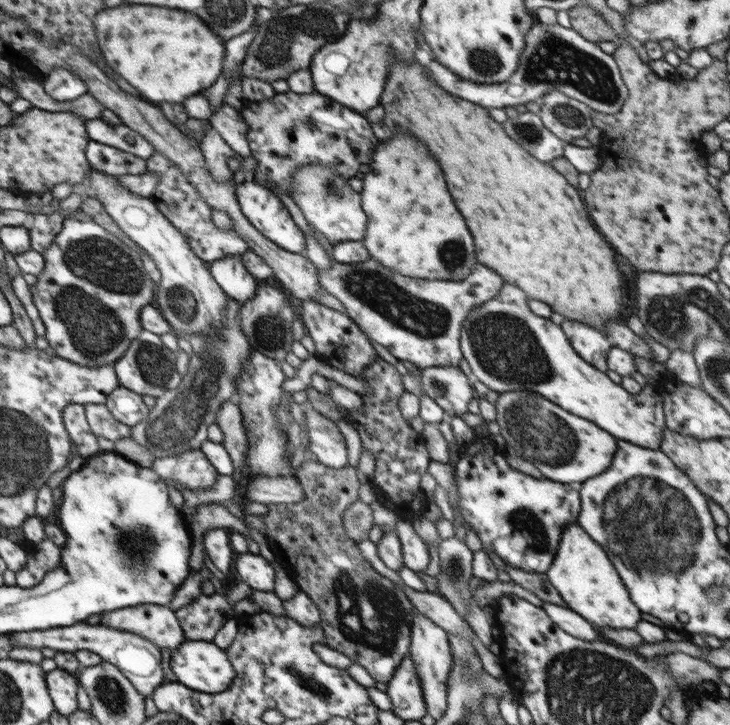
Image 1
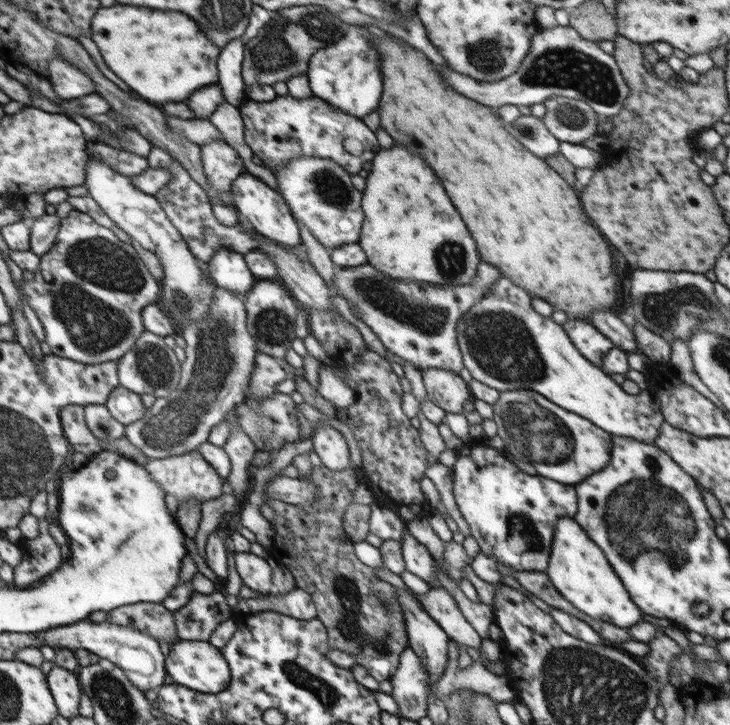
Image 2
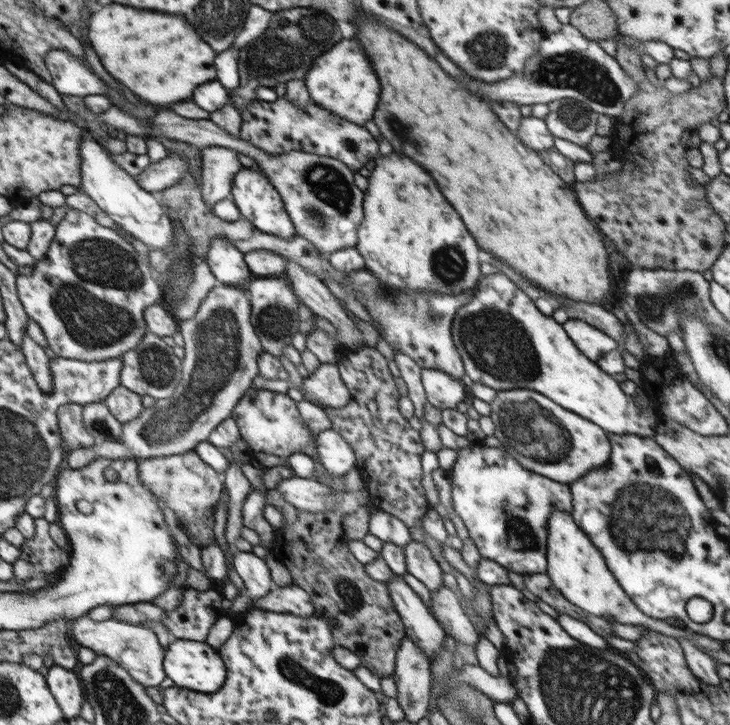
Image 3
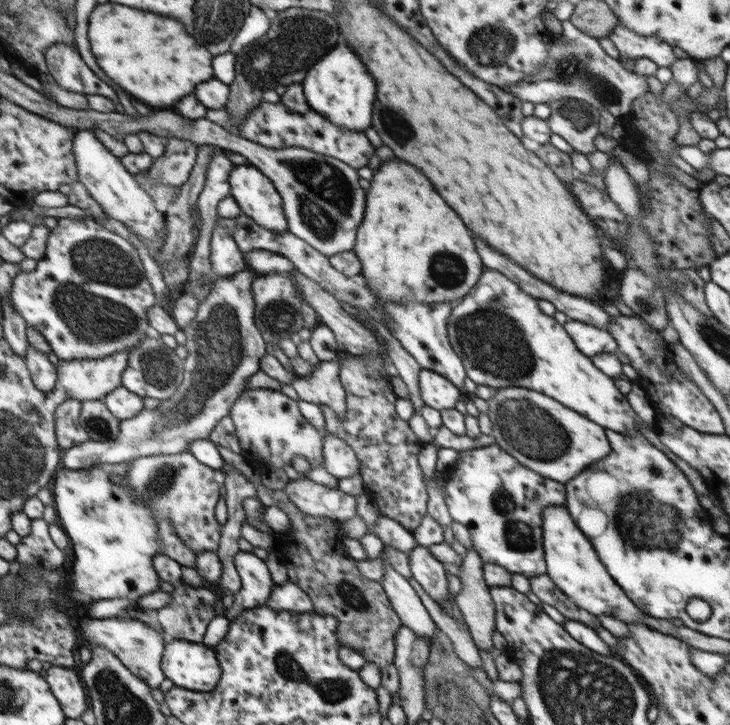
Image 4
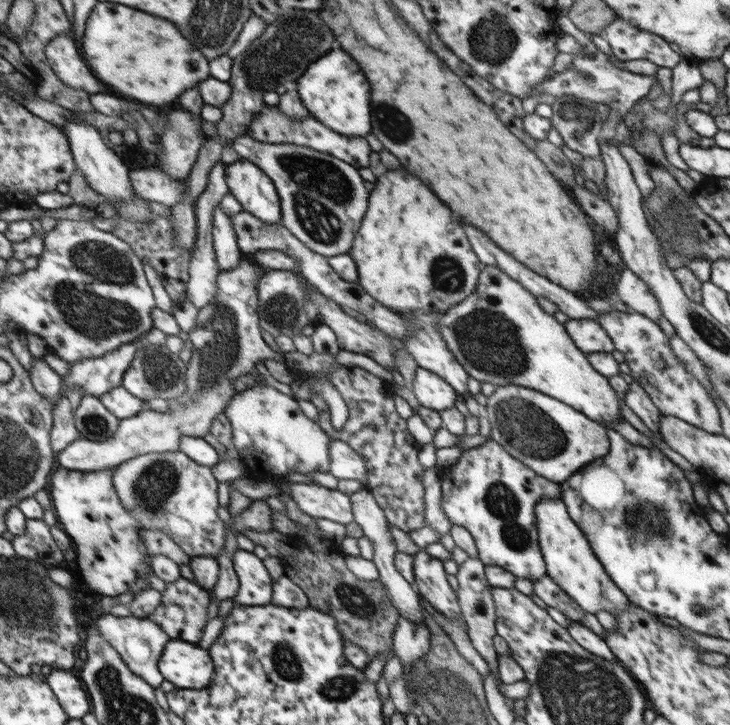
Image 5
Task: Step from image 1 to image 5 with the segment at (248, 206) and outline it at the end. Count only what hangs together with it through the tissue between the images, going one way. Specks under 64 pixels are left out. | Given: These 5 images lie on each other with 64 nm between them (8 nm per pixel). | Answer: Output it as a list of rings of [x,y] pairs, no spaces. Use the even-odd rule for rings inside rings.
[[[240,159],[239,162],[227,164],[225,174],[229,192],[240,201],[242,210],[252,213],[266,223],[282,222],[281,202],[274,183],[256,164],[249,162],[248,159]]]

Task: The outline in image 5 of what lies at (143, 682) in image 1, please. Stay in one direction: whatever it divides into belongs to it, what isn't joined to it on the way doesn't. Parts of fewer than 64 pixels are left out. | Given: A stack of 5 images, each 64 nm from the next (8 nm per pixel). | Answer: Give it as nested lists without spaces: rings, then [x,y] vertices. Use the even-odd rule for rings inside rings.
[[[108,613],[96,620],[96,629],[119,652],[120,657],[133,672],[137,675],[149,676],[150,678],[147,681],[156,688],[160,687],[164,678],[160,677],[157,670],[158,659],[160,659],[162,652],[165,650],[165,645],[171,638],[158,623],[151,618],[119,617]]]

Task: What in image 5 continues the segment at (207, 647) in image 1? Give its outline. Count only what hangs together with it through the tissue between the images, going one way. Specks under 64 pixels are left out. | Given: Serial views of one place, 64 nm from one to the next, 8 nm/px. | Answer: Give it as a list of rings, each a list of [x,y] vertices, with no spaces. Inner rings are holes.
[[[171,639],[158,659],[158,673],[161,678],[172,682],[176,688],[200,690],[208,687],[212,677],[216,674],[214,662],[206,650],[199,648],[197,644],[183,640]]]

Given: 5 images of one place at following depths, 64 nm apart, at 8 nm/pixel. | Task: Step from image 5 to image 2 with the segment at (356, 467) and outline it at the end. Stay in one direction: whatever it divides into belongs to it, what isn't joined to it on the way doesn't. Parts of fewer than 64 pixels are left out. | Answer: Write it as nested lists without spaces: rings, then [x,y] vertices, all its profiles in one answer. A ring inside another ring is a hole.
[[[327,424],[320,425],[312,436],[313,452],[330,470],[346,470],[350,467],[350,450],[342,434]]]

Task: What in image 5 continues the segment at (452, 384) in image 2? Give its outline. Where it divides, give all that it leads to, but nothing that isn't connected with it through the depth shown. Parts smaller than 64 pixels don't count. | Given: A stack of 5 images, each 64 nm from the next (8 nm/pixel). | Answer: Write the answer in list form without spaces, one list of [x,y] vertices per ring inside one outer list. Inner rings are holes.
[[[422,367],[415,371],[411,391],[421,407],[438,413],[455,407],[457,401],[457,393],[448,382]]]

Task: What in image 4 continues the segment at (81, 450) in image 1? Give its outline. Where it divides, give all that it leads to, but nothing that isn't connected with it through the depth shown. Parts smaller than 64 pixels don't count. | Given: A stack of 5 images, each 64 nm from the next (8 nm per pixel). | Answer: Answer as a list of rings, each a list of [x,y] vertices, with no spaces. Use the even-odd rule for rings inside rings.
[[[68,398],[55,411],[55,436],[60,449],[68,449],[76,444],[87,442],[88,434],[79,426],[81,401]]]

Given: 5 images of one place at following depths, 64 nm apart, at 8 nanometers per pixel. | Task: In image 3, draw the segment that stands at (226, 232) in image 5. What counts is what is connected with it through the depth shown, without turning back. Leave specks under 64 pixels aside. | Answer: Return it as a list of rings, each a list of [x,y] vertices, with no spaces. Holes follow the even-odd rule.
[[[214,237],[206,262],[217,282],[247,286],[254,275],[246,264],[244,253],[224,237]]]

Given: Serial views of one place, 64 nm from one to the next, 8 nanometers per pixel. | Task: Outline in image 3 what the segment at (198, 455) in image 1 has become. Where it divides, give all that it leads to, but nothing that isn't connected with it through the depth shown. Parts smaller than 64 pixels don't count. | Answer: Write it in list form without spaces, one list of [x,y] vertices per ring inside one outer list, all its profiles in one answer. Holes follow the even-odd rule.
[[[189,451],[184,454],[142,460],[138,464],[138,478],[146,488],[150,488],[157,502],[160,502],[161,508],[170,508],[176,520],[186,526],[184,532],[192,544],[203,549],[216,542],[214,521],[208,516],[211,515],[212,506],[220,501],[223,487],[218,479],[218,471],[202,462],[196,452]]]

